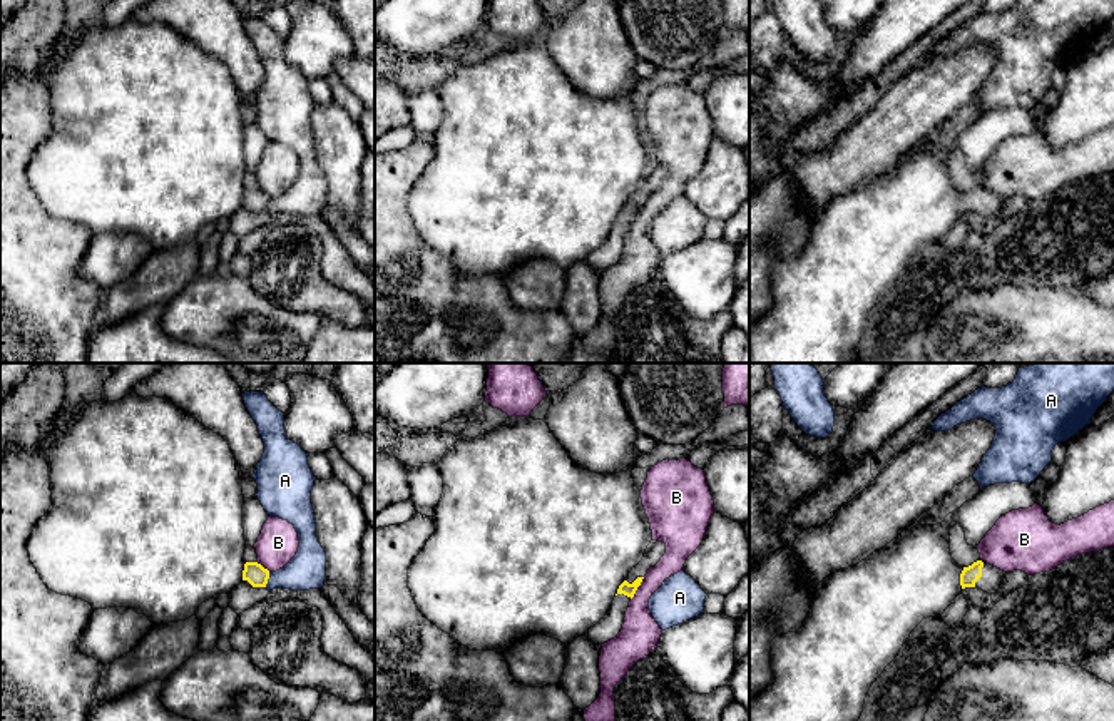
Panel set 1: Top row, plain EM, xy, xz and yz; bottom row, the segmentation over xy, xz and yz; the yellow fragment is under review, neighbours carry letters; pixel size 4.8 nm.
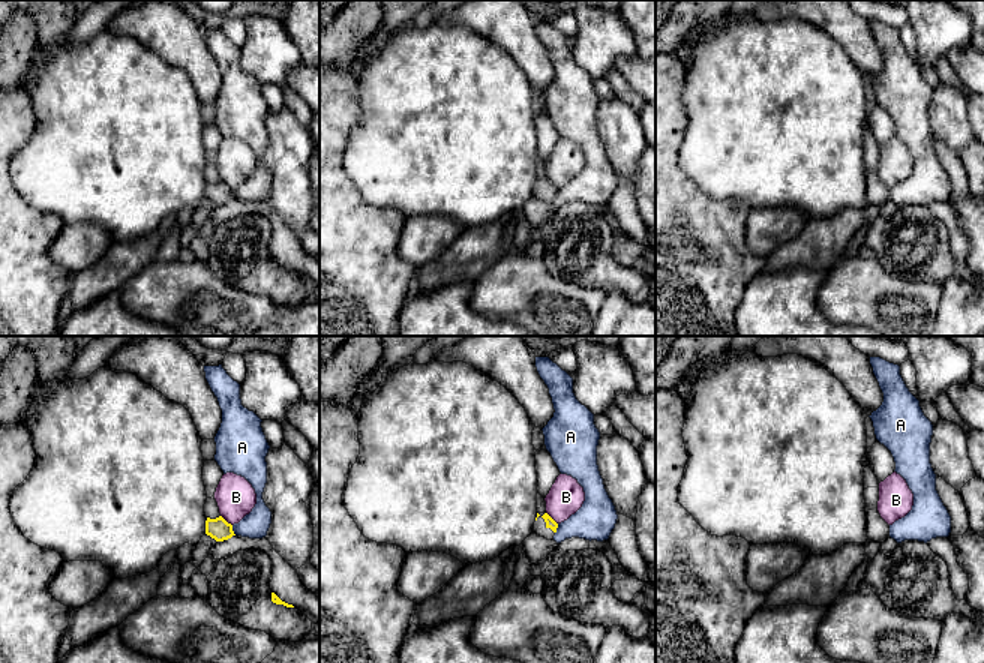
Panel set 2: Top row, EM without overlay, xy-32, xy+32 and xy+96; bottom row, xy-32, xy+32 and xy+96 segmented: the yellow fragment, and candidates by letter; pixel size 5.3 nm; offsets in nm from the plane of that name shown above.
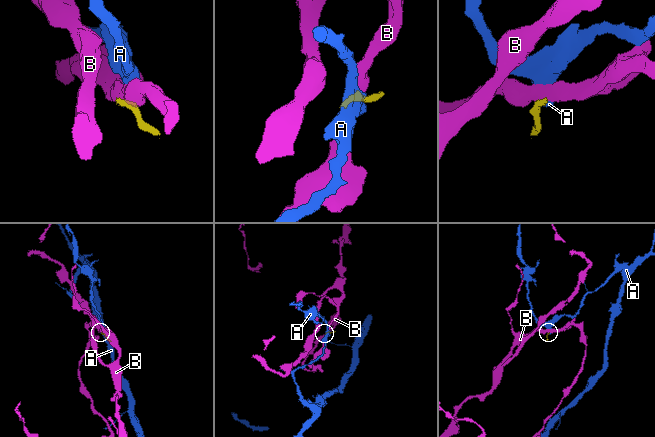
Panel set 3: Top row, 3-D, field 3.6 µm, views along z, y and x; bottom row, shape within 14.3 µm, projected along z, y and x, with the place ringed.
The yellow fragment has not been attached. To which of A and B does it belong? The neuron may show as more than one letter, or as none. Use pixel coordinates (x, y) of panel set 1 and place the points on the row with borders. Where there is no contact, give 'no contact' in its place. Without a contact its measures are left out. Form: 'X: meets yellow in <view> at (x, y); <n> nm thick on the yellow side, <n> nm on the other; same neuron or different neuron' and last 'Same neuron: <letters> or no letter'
A: meets yellow in xy at (266, 581); 100 nm thick on the yellow side, 180 nm on the other; different neuron
B: meets yellow in xz at (636, 589); 70 nm thick on the yellow side, 190 nm on the other; different neuron
Same neuron: no letter

